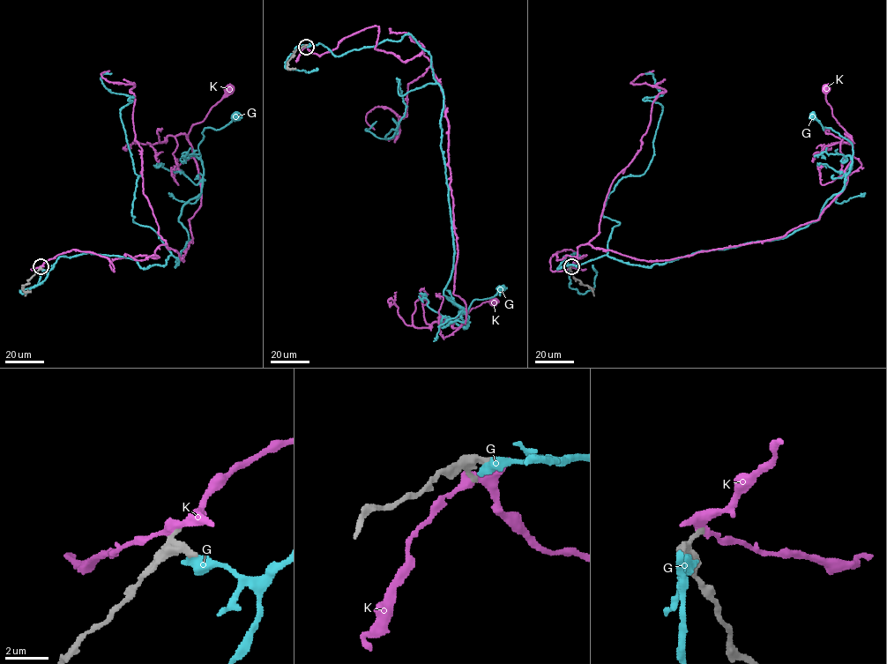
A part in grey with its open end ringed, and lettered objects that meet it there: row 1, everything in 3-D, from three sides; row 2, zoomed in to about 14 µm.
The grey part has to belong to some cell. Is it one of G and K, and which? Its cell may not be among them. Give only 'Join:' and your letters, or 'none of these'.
Join: none of these

